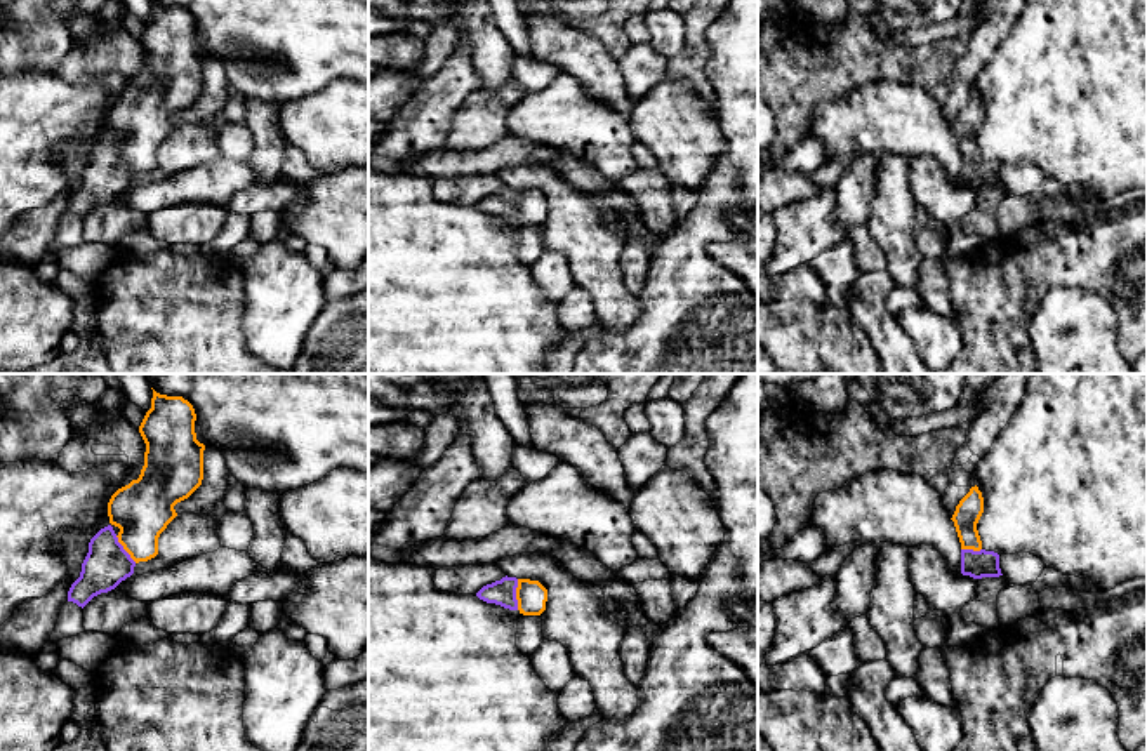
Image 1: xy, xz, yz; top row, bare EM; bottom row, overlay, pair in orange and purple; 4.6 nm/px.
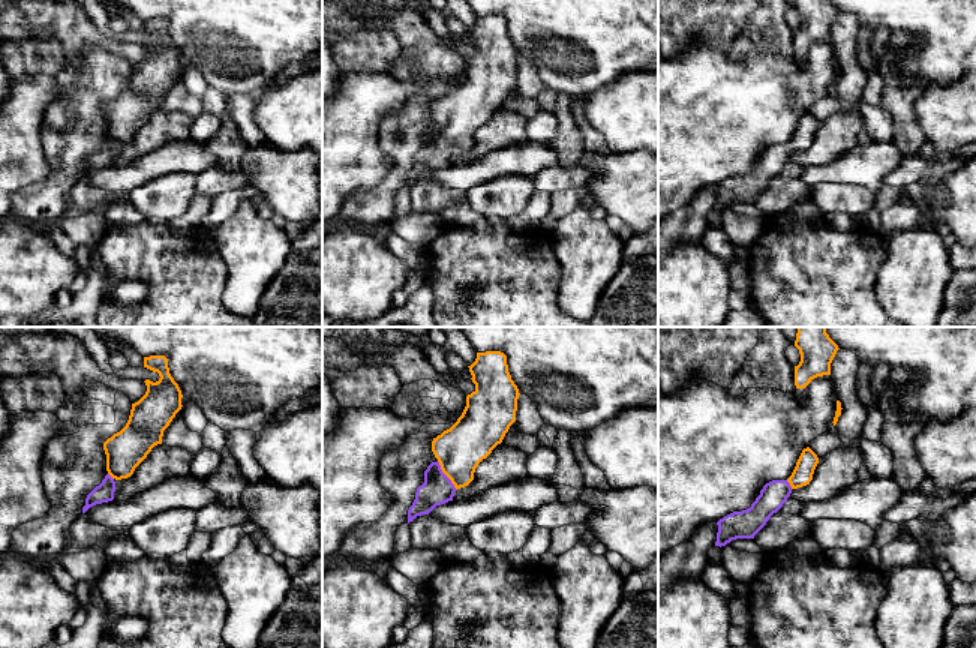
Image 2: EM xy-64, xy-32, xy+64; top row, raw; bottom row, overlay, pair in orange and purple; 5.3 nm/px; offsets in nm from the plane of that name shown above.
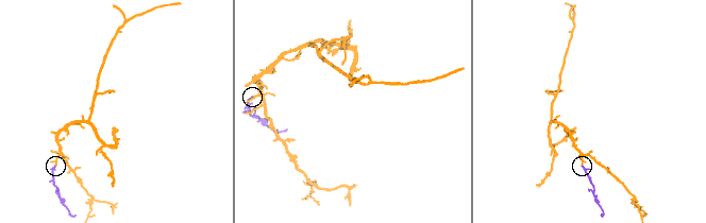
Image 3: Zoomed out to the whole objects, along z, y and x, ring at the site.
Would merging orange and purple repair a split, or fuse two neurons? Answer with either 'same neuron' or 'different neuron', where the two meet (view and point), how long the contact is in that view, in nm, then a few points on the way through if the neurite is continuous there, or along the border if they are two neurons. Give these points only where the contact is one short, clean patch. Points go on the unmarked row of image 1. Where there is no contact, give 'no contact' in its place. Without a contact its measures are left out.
same neuron | xz (517, 206) | 140 nm | across xz (530, 206), (517, 206), (503, 202)

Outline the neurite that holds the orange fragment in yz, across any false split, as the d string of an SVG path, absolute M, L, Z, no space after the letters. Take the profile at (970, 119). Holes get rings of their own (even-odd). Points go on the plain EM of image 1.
M975 96L959 111L951 129L961 153L961 184L973 189L1003 186L999 179L999 165L982 158L982 151L977 141L977 134L982 123L984 108Z

